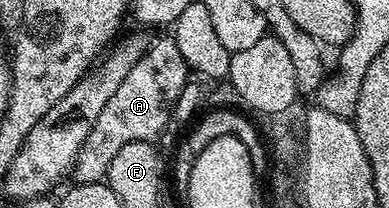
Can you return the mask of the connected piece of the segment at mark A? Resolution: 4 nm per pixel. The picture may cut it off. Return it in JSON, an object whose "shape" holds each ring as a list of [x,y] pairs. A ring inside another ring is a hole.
{"shape":[[[164,37],[151,44],[145,51],[143,57],[126,73],[122,85],[114,92],[114,97],[106,101],[106,109],[98,113],[98,121],[94,121],[94,129],[90,129],[90,137],[82,145],[80,155],[76,159],[74,168],[74,179],[76,183],[98,183],[107,176],[110,169],[110,161],[114,161],[114,156],[118,154],[118,149],[122,145],[130,145],[134,141],[146,141],[151,143],[159,140],[165,134],[165,127],[173,118],[173,107],[183,91],[183,87],[190,81],[190,72],[186,61],[182,61],[182,53],[178,50],[178,45],[170,37]]]}

